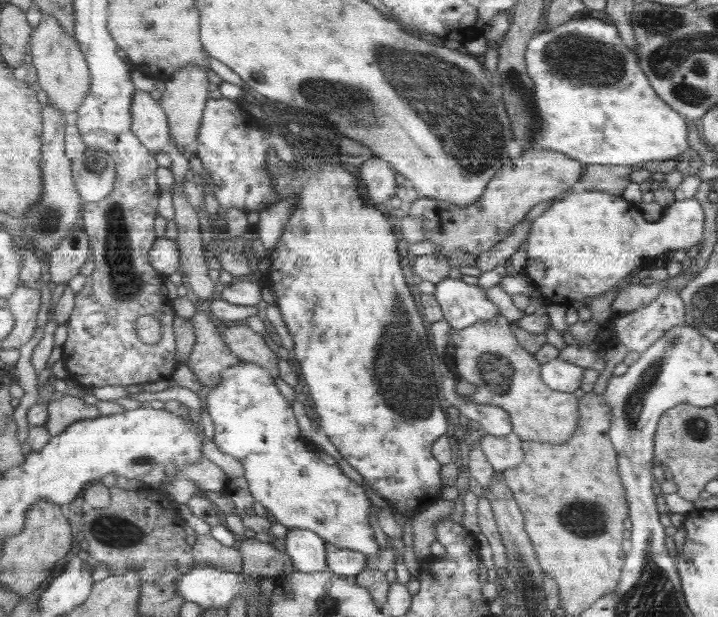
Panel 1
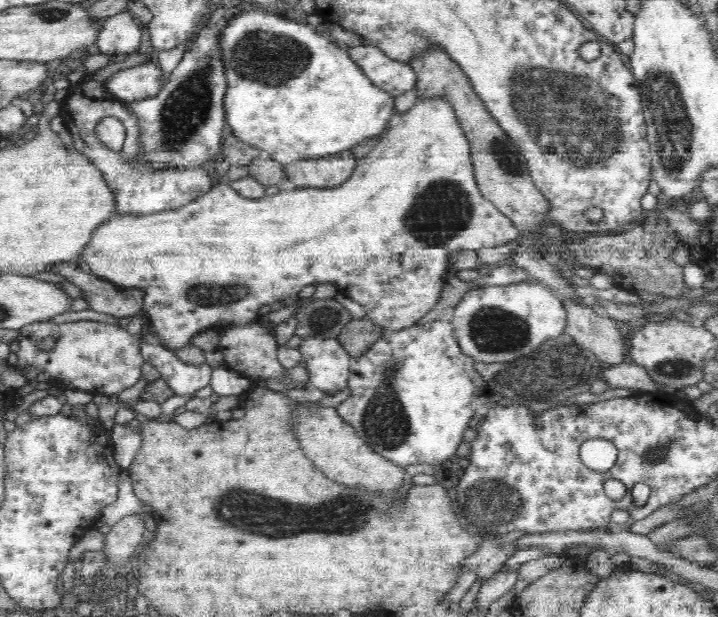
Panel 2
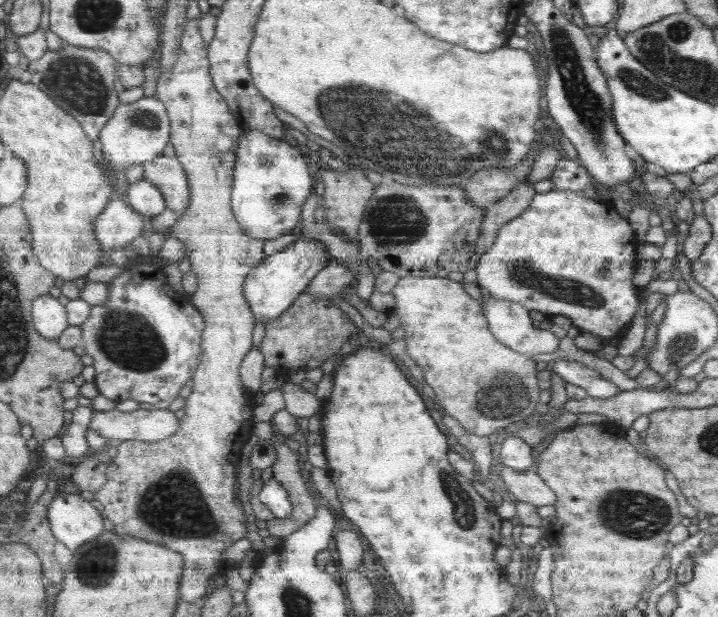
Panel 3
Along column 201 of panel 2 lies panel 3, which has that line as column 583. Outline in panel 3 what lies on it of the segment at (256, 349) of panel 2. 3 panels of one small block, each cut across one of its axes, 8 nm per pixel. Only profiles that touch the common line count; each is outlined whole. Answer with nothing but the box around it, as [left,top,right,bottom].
[476,190,638,343]

